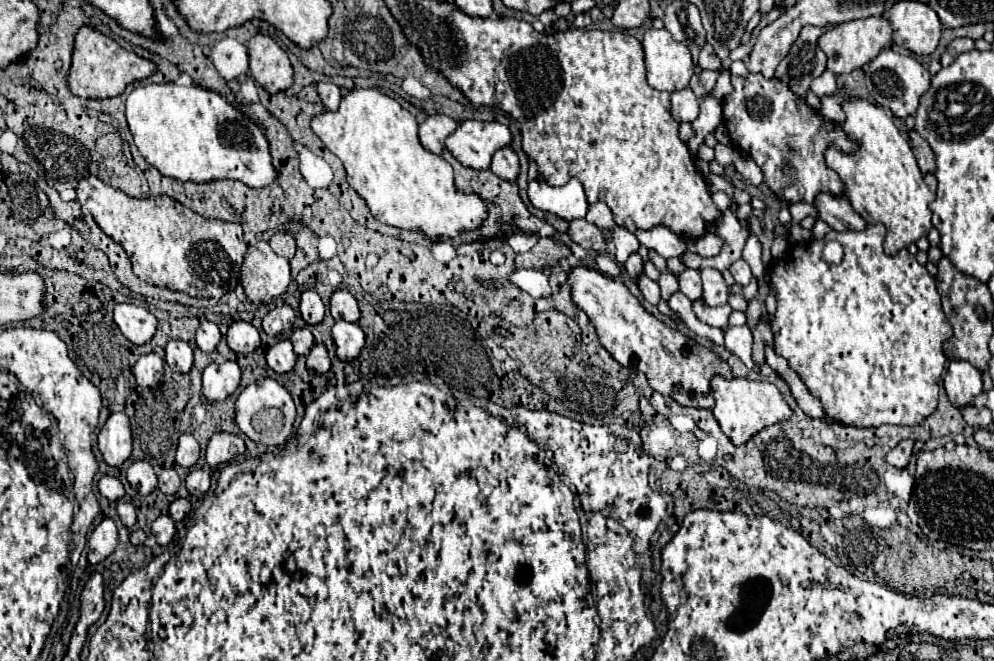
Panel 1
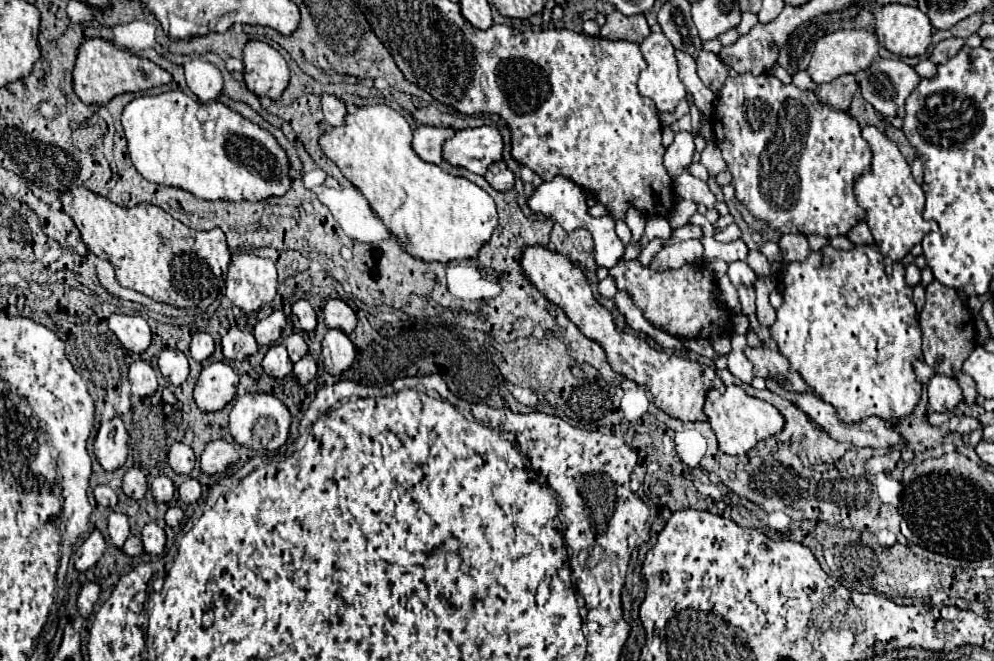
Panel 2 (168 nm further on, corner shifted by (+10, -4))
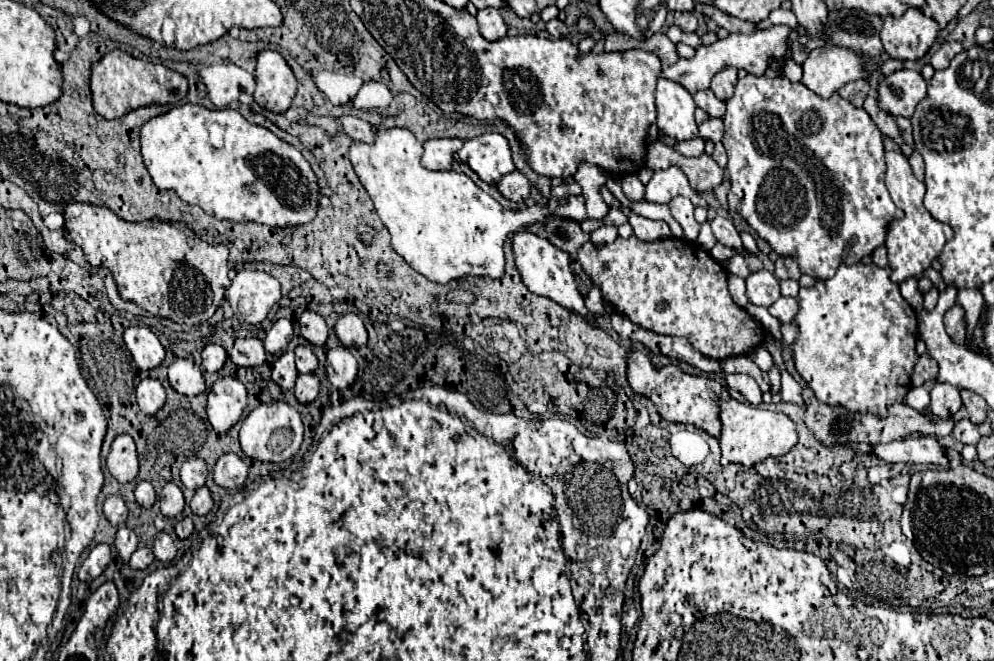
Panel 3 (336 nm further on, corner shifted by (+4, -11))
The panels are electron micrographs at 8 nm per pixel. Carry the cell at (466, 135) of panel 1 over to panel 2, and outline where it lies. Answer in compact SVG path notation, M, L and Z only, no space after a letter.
M483 125L475 129L459 129L455 137L443 143L443 159L449 165L463 167L477 175L485 175L487 167L501 159L503 137L495 127Z

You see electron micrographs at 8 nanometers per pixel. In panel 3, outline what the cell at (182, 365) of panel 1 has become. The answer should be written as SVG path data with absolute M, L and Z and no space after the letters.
M177 360L169 366L169 382L183 396L197 396L205 392L201 368L193 360Z

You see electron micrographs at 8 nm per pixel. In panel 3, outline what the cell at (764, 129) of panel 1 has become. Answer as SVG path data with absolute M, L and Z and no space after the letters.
M747 74L745 78L737 80L735 86L735 94L733 98L727 100L727 112L723 116L725 120L725 136L723 136L723 146L727 150L729 156L729 180L731 180L731 190L727 194L727 202L729 202L729 210L741 214L747 224L765 240L769 242L769 246L779 254L779 256L791 256L799 268L801 274L809 274L815 280L827 280L835 274L835 270L841 264L857 264L863 256L873 254L875 248L885 244L885 236L887 236L887 226L902 218L904 212L897 208L885 188L883 176L885 176L885 158L883 158L883 134L877 128L877 124L871 120L871 116L863 110L863 108L855 108L851 102L847 102L845 98L841 98L837 92L831 98L821 98L815 92L811 92L807 86L803 84L793 84L787 78L775 76L775 78L767 78L767 76L753 76Z

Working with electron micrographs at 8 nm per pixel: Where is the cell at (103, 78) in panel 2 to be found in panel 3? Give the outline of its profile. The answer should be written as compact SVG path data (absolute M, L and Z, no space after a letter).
M113 50L103 56L91 72L91 92L95 112L107 120L117 120L131 110L151 104L177 104L187 96L189 82L183 74L165 68L163 64L153 64L147 60L133 58L123 50Z

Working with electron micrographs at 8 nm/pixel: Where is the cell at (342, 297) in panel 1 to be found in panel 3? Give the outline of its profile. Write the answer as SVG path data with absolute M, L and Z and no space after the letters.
M345 314L335 324L335 334L347 348L361 348L367 344L367 330L359 316Z

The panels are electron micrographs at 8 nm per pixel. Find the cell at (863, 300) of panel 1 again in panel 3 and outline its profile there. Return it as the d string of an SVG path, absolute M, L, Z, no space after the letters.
M841 264L831 280L819 280L815 286L799 290L799 312L793 320L799 328L799 338L791 348L795 368L811 386L817 400L833 406L841 404L851 412L887 416L887 406L903 402L909 392L913 366L917 362L917 318L909 302L899 294L899 286L889 280L889 274L889 268L879 268L875 264Z

